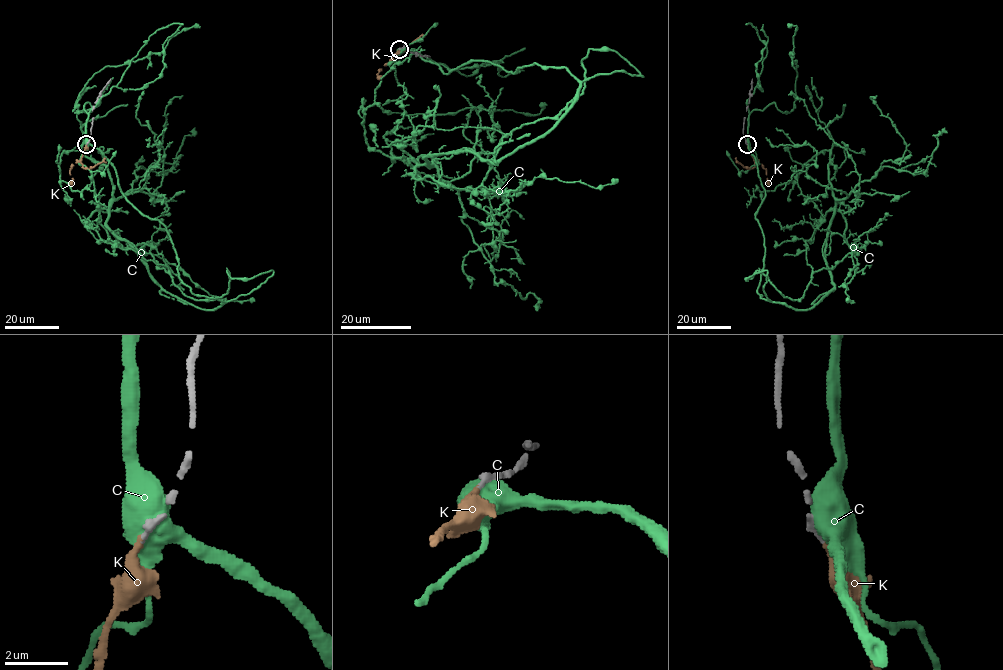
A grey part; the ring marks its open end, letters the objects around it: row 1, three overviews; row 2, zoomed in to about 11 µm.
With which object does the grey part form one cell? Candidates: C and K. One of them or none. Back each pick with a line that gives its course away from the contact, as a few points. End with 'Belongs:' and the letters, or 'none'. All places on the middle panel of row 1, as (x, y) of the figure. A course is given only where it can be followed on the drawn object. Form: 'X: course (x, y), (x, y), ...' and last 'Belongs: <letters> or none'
K: course (398, 49), (391, 59), (422, 35)
Belongs: K

